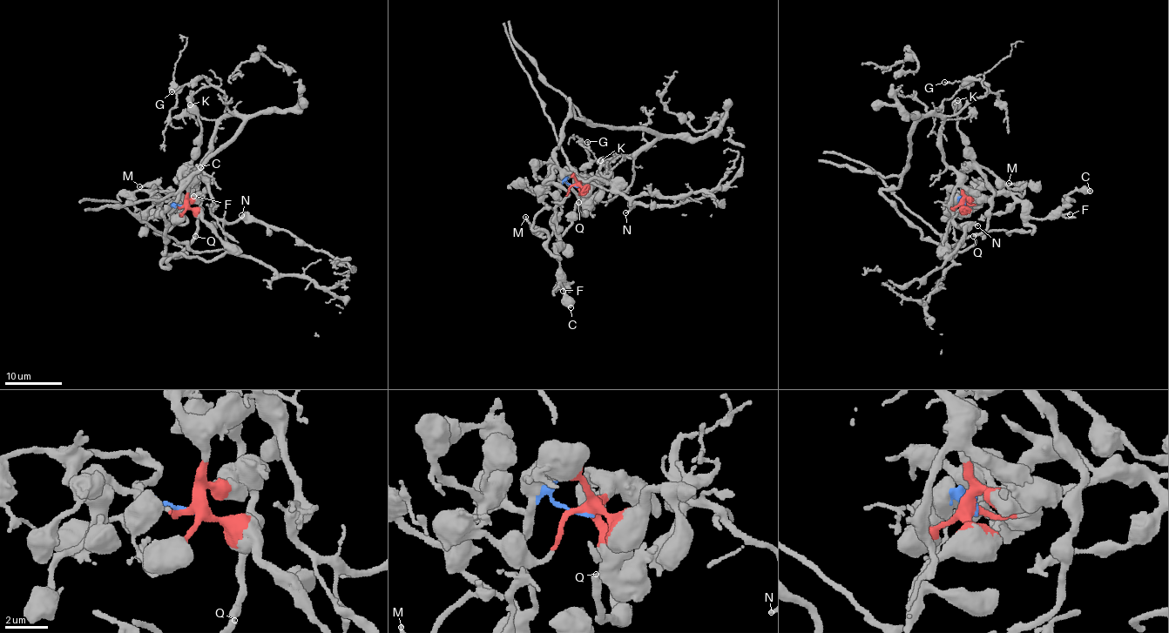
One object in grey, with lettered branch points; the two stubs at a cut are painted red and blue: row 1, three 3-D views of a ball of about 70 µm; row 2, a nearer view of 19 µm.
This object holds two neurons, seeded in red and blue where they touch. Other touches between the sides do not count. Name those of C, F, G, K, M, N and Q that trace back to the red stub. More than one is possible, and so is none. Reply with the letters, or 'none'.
G, K, N, Q

